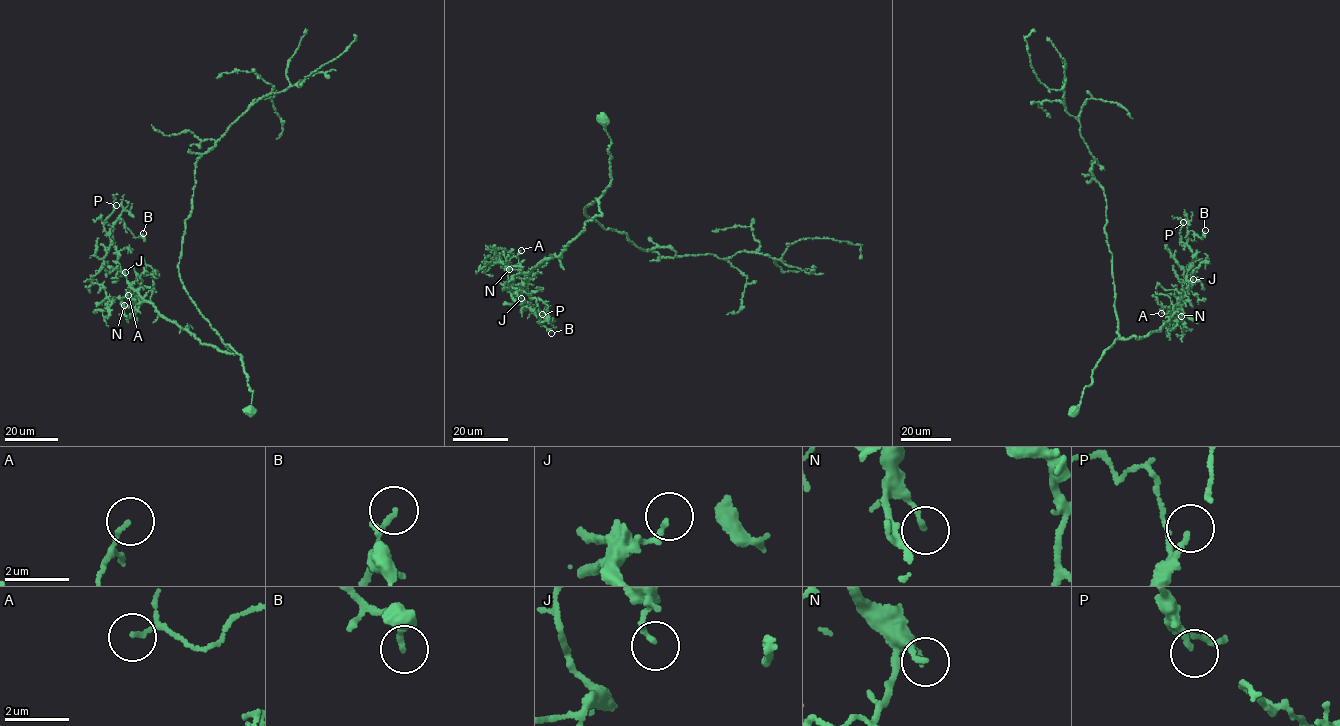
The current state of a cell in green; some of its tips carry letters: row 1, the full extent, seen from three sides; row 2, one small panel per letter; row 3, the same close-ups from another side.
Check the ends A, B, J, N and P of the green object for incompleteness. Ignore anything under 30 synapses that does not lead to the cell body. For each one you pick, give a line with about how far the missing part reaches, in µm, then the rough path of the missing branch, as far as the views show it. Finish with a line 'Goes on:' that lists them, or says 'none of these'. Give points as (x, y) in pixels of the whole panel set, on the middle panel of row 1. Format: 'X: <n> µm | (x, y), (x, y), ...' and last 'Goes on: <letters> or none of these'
B: 15 µm | (551, 333), (558, 324), (555, 342)
Goes on: B

